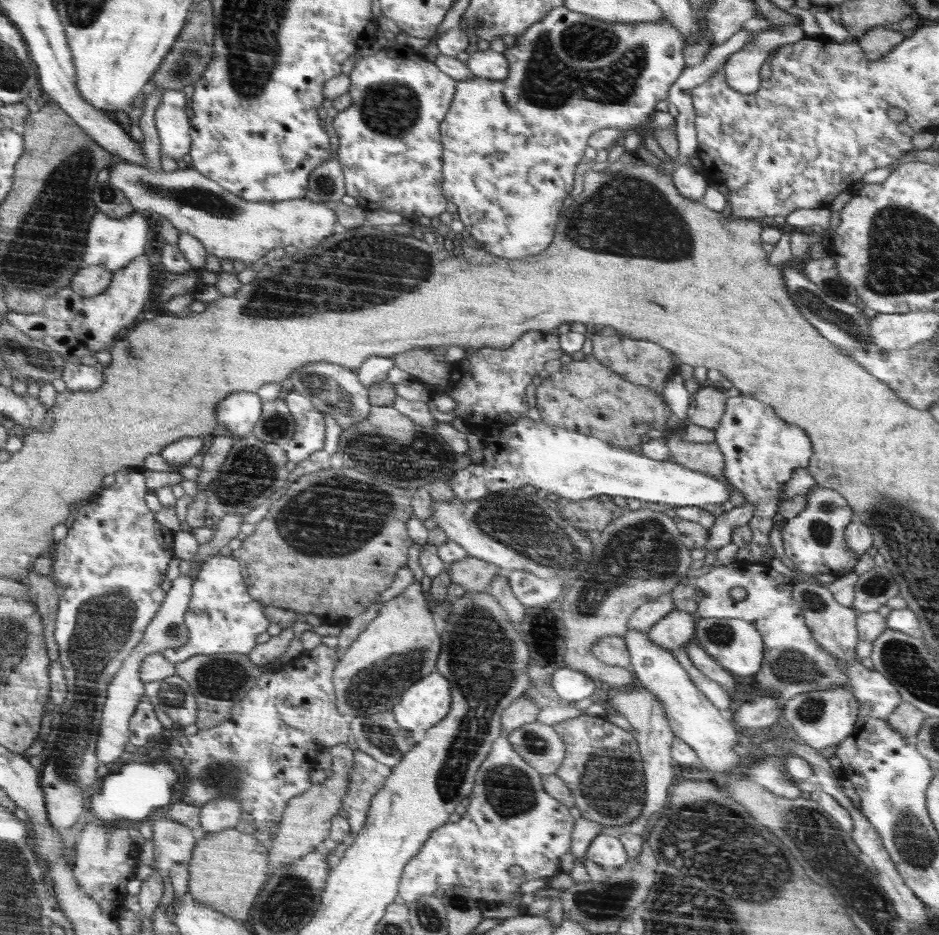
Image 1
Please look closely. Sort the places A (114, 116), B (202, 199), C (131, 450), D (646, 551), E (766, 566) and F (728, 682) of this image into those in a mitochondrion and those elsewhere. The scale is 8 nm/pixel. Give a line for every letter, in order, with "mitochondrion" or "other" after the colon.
A: other
B: mitochondrion
C: other
D: mitochondrion
E: other
F: other

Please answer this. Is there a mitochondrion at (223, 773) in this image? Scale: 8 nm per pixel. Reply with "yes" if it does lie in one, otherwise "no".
yes

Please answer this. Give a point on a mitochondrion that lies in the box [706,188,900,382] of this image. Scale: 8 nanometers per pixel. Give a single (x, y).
(813, 301)

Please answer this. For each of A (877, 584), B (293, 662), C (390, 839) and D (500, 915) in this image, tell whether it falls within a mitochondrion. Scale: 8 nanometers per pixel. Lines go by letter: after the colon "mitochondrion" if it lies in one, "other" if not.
A: mitochondrion
B: other
C: other
D: other

